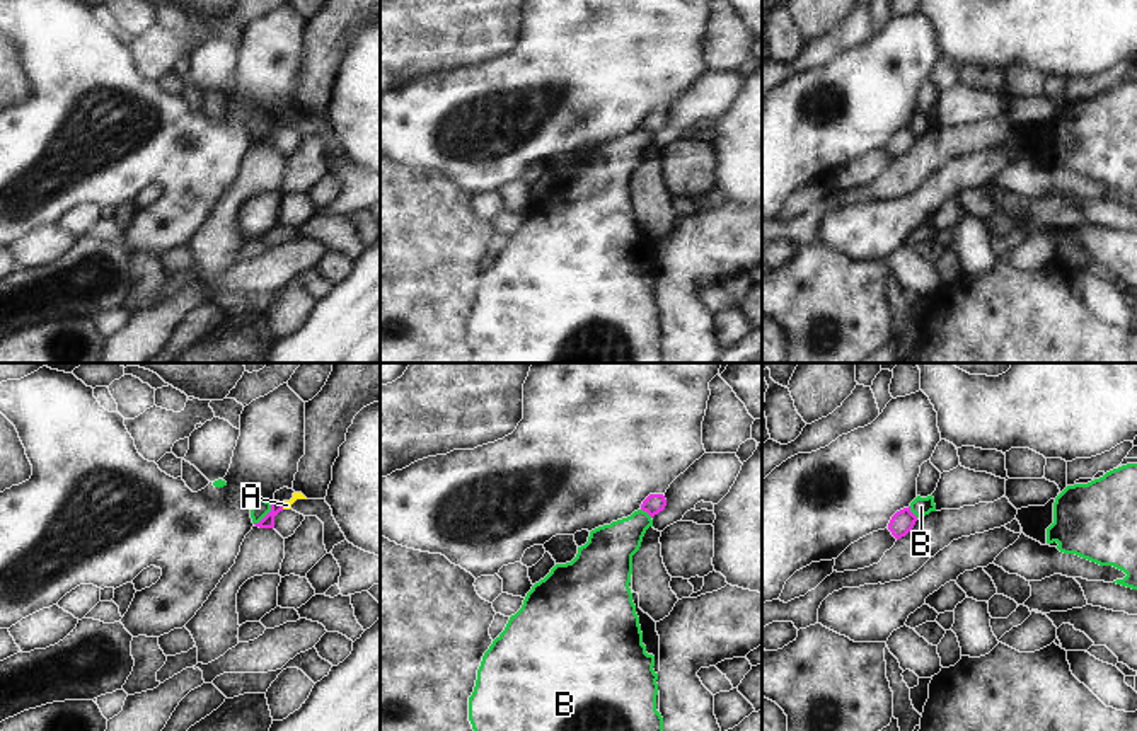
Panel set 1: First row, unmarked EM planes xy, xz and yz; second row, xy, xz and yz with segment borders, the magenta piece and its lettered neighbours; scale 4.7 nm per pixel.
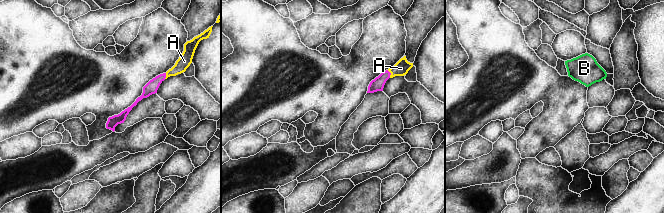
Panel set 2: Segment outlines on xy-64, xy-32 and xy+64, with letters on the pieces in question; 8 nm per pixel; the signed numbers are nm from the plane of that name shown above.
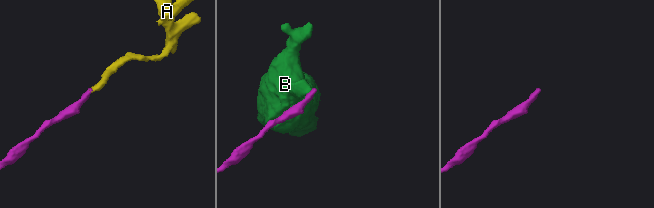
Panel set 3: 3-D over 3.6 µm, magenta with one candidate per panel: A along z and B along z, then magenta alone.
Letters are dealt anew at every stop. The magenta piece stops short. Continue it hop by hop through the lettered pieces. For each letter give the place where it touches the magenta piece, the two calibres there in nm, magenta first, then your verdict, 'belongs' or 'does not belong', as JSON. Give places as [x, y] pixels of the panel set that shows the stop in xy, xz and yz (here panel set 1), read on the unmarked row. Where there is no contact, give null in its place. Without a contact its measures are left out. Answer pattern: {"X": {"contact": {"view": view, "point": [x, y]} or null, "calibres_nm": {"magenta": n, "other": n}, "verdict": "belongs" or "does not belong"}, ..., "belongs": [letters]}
{"A": {"contact": {"view": "xy", "point": [282, 125]}, "calibres_nm": {"magenta": 60, "other": 50}, "verdict": "belongs"}, "B": {"contact": {"view": "xy", "point": [268, 132]}, "calibres_nm": {"magenta": 60, "other": 80}, "verdict": "does not belong"}, "belongs": ["A"]}

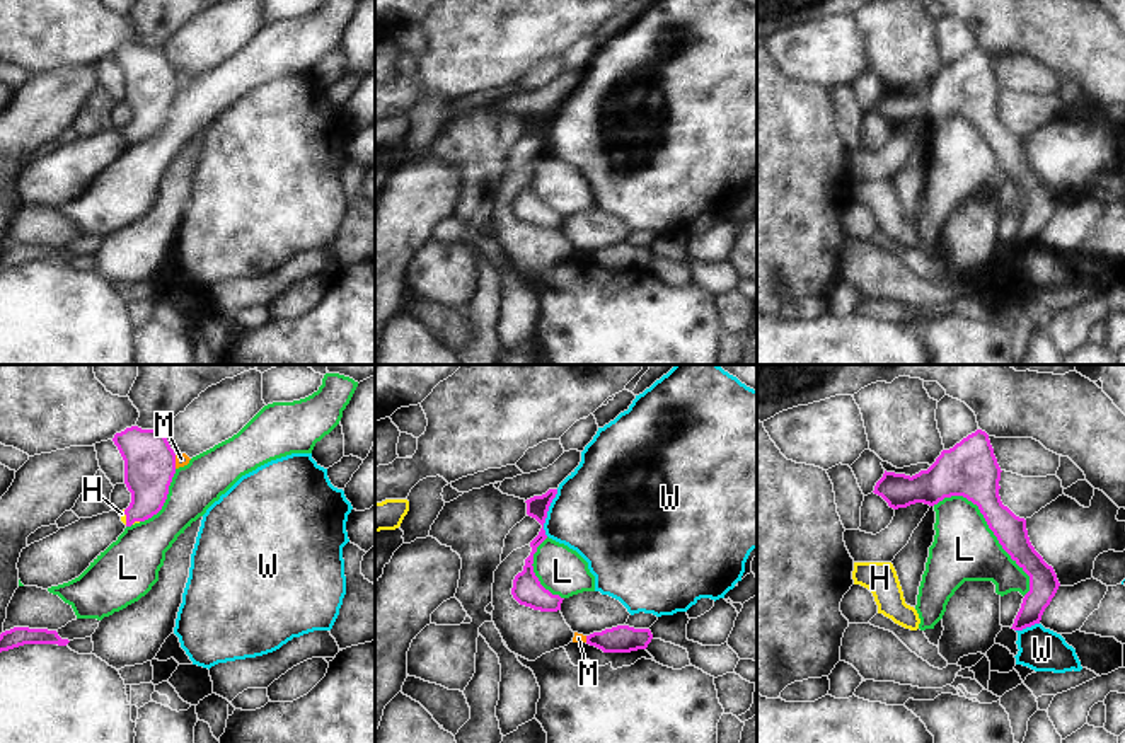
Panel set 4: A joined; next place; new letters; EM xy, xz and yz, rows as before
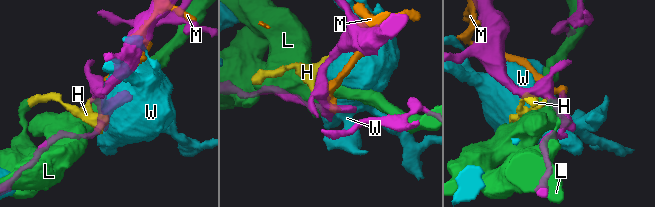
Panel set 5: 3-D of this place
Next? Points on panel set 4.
{"H": {"contact": {"view": "xy", "point": [126, 135]}, "calibres_nm": {"magenta": 240, "other": 30}, "verdict": "belongs"}, "L": {"contact": {"view": "yz", "point": [991, 147]}, "calibres_nm": {"magenta": 220, "other": 300}, "verdict": "does not belong"}, "M": {"contact": {"view": "xy", "point": [174, 79]}, "calibres_nm": {"magenta": 240, "other": 60}, "verdict": "does not belong"}, "W": {"contact": {"view": "xz", "point": [546, 132]}, "calibres_nm": {"magenta": 110, "other": 440}, "verdict": "does not belong"}, "belongs": ["H"]}

